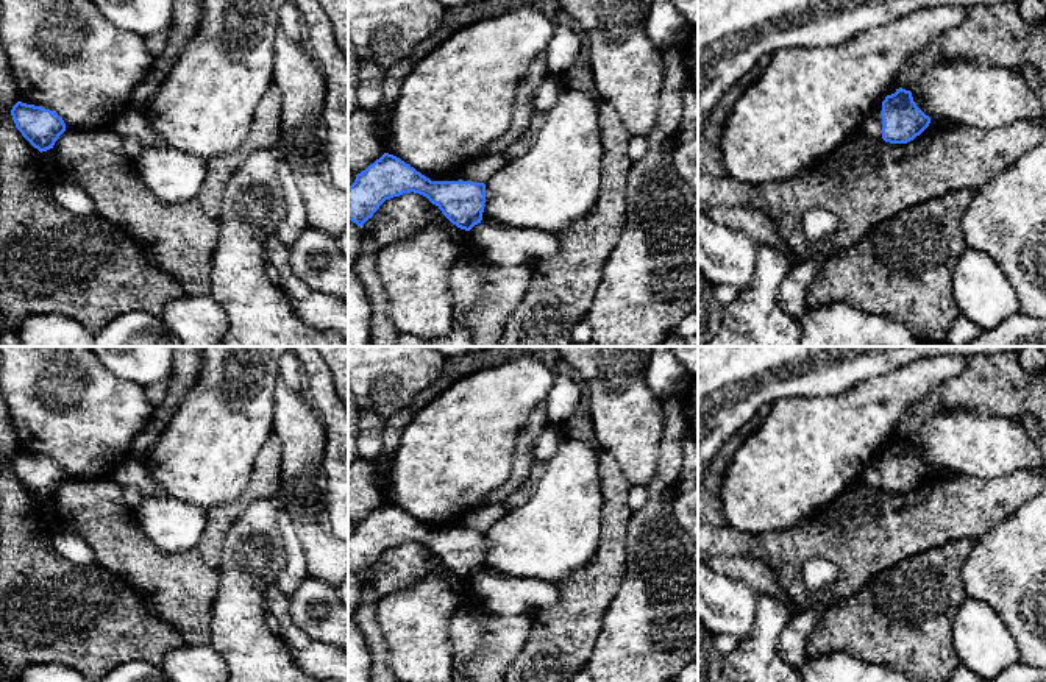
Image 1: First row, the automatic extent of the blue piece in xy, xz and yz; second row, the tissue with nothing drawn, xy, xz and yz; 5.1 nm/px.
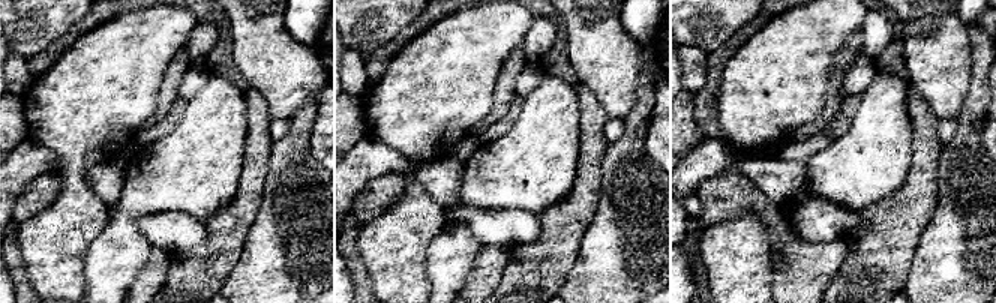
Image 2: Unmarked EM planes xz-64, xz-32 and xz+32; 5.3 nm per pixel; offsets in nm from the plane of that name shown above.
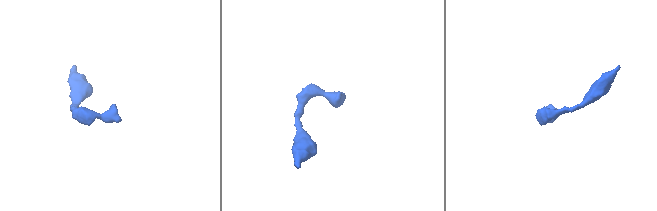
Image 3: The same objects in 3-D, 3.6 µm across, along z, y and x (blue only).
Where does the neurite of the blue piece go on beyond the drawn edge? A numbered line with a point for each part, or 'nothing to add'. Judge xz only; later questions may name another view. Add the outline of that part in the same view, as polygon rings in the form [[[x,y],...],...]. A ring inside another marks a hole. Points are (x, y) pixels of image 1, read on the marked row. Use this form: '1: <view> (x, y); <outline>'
1: xz (480, 170); [[[504,153],[479,158],[464,169],[461,179],[471,183],[486,183],[496,170],[503,169],[509,162],[511,159]]]

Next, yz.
1: yz (873, 124); [[[871,112],[863,122],[863,131],[871,133],[874,137],[882,137],[882,115],[881,112]]]

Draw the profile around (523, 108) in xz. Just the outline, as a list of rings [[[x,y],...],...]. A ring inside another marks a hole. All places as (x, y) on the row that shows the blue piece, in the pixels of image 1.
[[[546,52],[540,53],[520,78],[517,86],[512,119],[509,130],[484,147],[481,158],[503,153],[512,142],[515,142],[529,126],[531,117],[535,112],[532,98],[539,86],[546,76]]]

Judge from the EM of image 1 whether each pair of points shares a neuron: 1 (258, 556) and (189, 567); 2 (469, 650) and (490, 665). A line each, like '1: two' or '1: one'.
1: two
2: two

